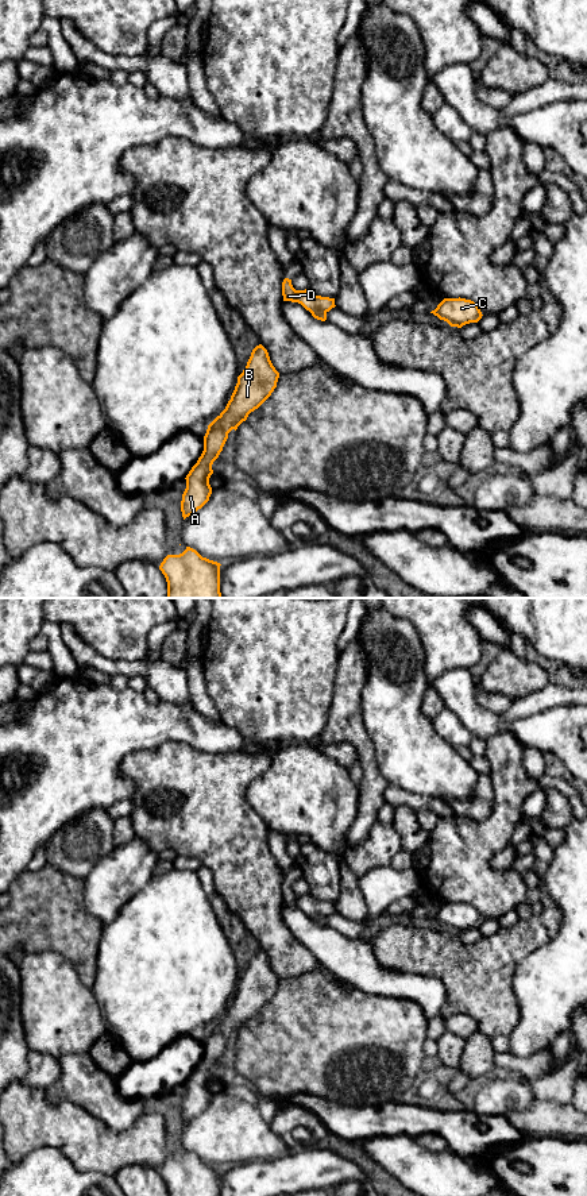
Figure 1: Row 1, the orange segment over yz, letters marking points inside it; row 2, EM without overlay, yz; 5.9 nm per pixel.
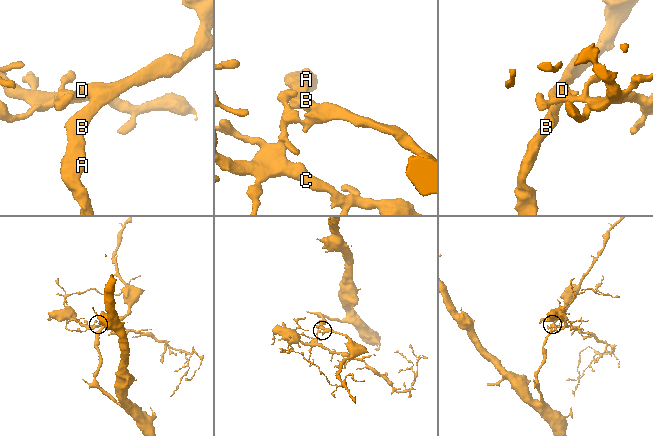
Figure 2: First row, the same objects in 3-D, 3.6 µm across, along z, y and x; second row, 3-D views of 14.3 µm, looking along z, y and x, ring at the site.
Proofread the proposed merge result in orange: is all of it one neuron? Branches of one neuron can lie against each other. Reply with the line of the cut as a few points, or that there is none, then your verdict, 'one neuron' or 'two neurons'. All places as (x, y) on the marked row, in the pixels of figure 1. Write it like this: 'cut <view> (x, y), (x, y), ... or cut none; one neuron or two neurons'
cut yz (311, 311), (325, 313); two neurons

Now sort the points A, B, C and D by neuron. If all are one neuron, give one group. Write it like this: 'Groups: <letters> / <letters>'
Groups: A B D / C

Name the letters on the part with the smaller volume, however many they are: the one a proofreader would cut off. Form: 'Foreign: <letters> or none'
Foreign: C

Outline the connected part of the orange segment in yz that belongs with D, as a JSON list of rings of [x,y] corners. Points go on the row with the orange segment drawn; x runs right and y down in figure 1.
[[[289,278],[282,282],[282,296],[283,301],[298,302],[309,312],[327,313],[336,306],[335,298],[316,296],[310,289],[296,290]]]

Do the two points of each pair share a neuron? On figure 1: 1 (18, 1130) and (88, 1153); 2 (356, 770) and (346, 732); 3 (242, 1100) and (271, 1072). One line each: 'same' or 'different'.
1: same
2: different
3: different

